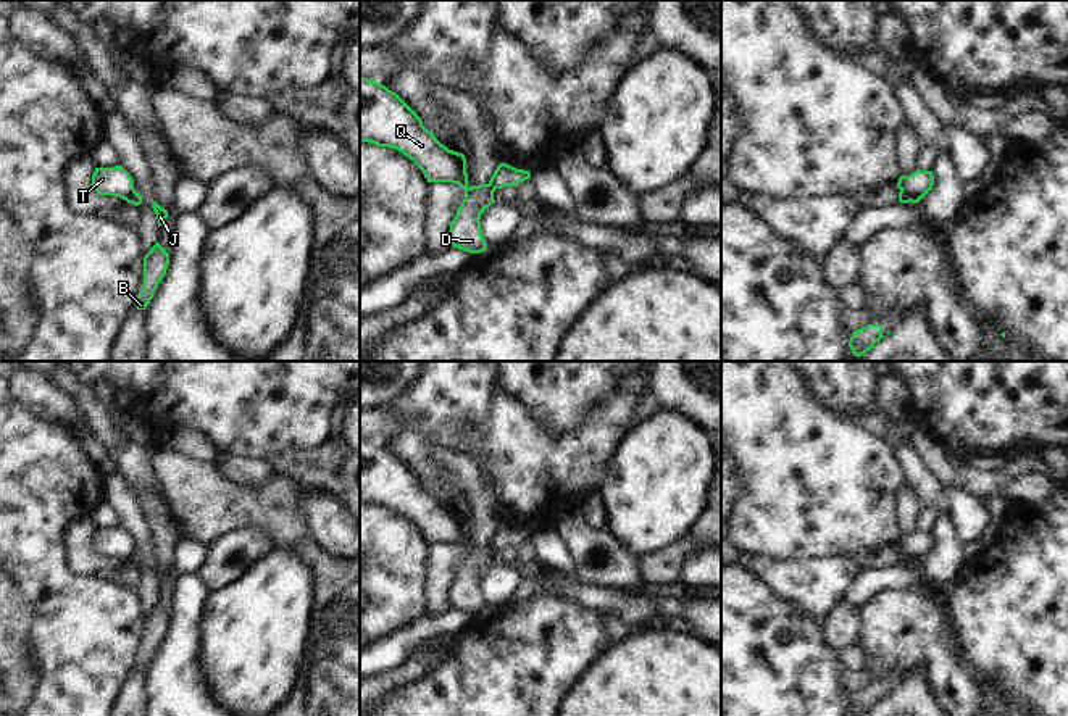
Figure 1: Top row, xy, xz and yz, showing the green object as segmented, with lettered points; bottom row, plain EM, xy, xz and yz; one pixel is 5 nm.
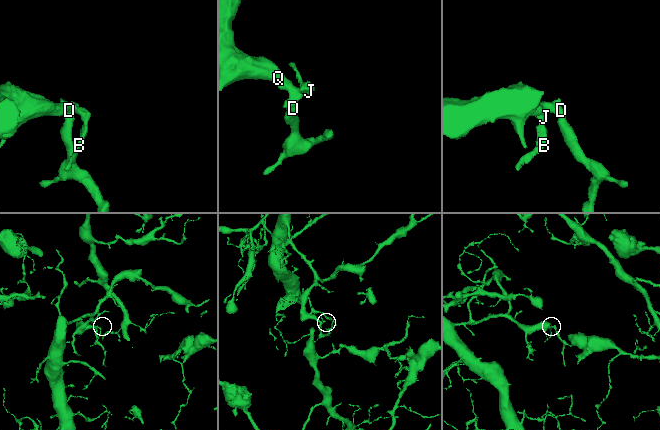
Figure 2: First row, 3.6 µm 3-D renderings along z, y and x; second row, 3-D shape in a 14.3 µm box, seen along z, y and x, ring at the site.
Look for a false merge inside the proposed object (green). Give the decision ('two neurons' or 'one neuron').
two neurons

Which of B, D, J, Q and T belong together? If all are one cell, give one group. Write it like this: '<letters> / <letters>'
B J / D Q T

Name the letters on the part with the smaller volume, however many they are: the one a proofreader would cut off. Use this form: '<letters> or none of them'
B, J

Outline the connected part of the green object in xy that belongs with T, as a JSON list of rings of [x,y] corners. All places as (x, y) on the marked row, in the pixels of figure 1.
[[[116,164],[115,168],[95,168],[92,174],[92,189],[100,195],[113,195],[127,202],[136,192],[129,173]]]

